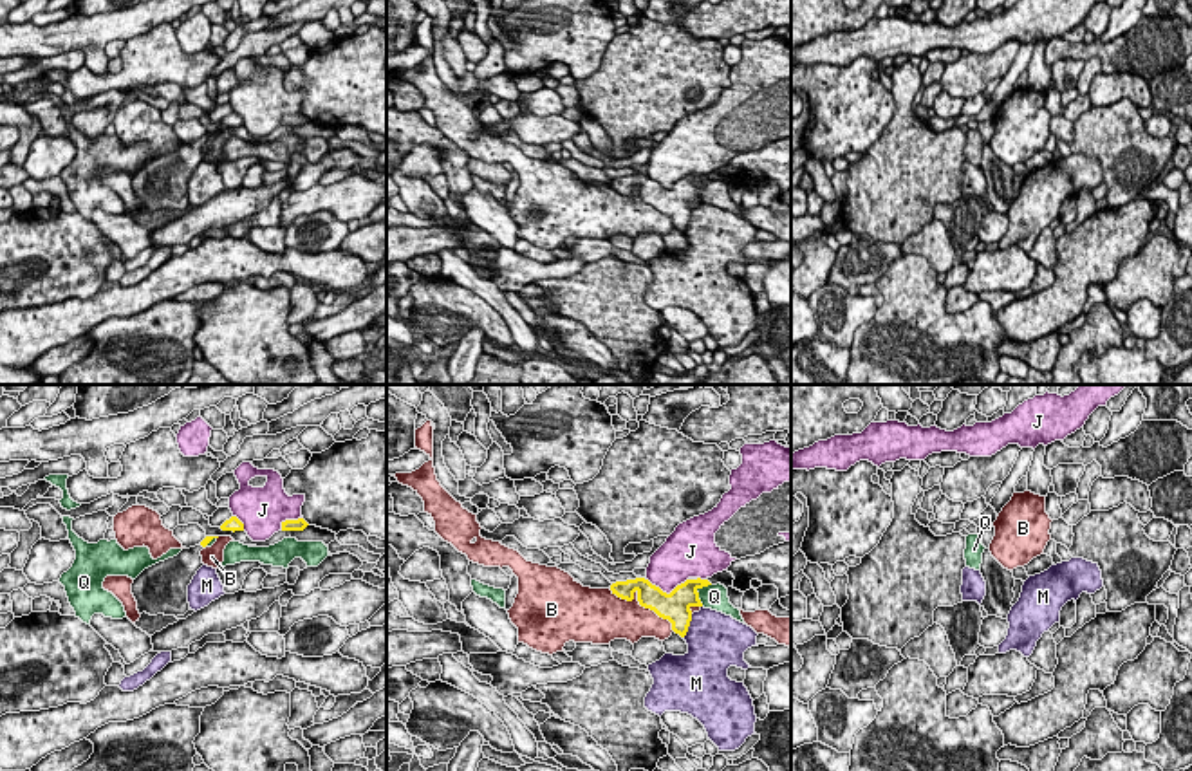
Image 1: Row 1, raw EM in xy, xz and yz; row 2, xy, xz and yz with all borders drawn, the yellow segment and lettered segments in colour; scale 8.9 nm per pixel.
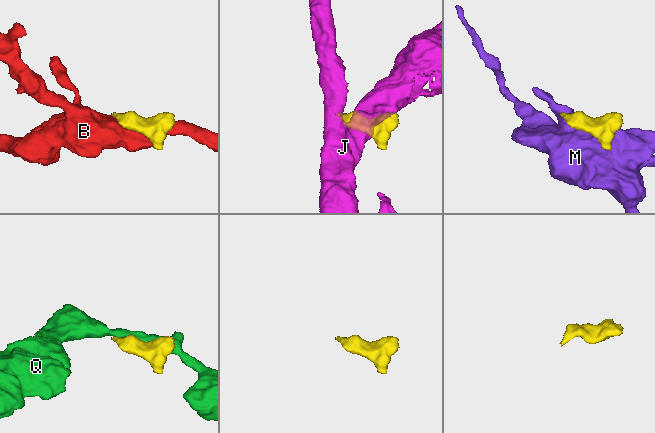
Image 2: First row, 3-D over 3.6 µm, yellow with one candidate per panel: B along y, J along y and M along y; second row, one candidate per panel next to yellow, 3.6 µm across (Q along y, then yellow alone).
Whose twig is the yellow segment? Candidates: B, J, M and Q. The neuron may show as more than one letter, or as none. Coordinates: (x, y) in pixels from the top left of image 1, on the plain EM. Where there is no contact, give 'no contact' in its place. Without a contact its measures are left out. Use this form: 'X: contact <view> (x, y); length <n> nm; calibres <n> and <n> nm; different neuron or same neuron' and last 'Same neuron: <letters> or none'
B: contact xz (643, 201); length 700 nm; calibres 240 and 360 nm; different neuron
J: contact xz (665, 188); length 360 nm; calibres 260 and 380 nm; different neuron
M: contact xz (689, 221); length 240 nm; calibres 260 and 460 nm; different neuron
Q: contact xz (698, 188); length 220 nm; calibres 260 and 220 nm; different neuron
Same neuron: none

